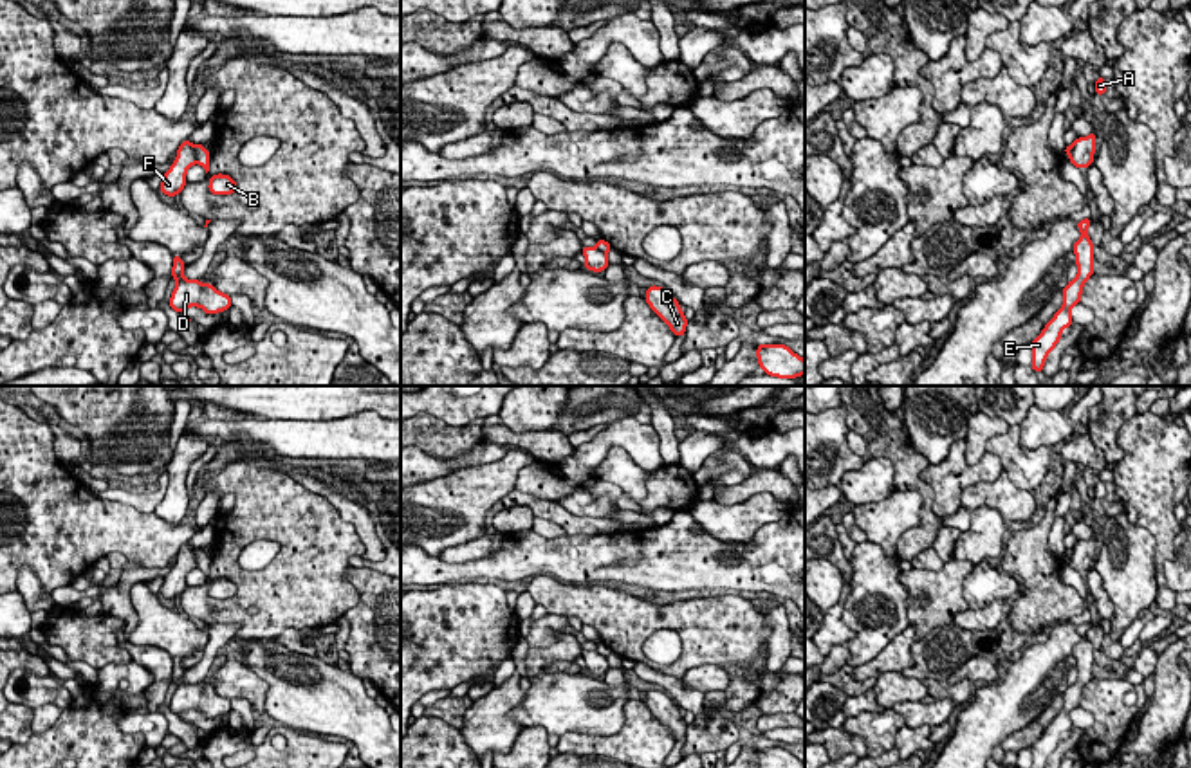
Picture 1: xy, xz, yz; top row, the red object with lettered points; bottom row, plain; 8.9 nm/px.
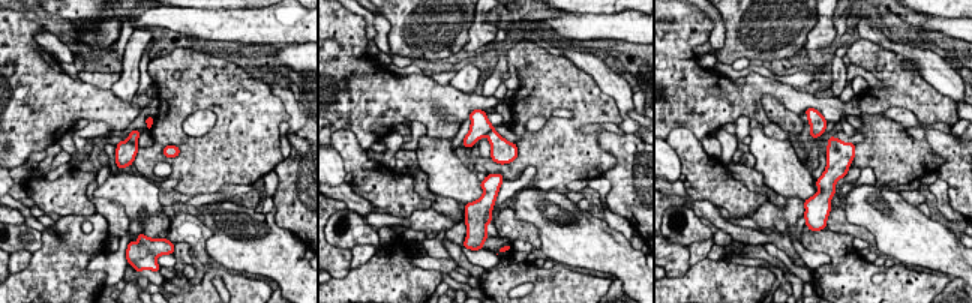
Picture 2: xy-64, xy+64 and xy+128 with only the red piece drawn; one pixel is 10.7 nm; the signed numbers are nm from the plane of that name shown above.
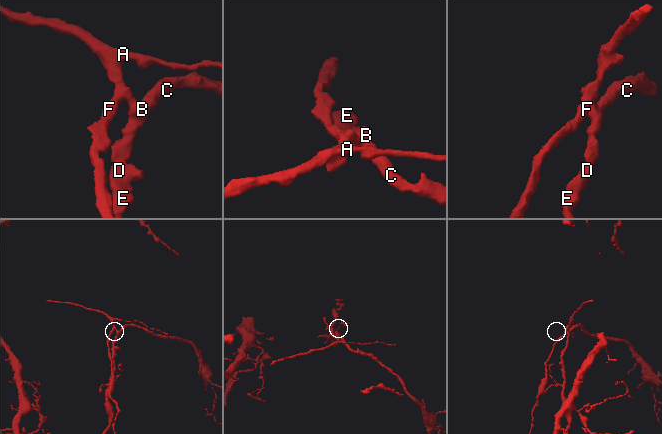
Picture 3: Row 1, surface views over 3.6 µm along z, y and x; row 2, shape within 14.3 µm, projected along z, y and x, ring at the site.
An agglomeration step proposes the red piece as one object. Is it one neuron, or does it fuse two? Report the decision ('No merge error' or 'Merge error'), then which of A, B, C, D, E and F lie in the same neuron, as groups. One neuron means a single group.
Merge error. Groups: A F / B C D E

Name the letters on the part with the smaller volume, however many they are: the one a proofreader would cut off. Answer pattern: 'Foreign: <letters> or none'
Foreign: A, F

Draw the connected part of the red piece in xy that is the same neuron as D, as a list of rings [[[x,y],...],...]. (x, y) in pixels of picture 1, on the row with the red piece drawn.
[[[173,254],[171,278],[177,279],[177,287],[171,292],[170,306],[179,314],[184,314],[189,306],[200,306],[206,314],[218,314],[231,308],[231,296],[222,294],[215,285],[200,283],[198,279],[184,278],[186,265],[179,254]]]

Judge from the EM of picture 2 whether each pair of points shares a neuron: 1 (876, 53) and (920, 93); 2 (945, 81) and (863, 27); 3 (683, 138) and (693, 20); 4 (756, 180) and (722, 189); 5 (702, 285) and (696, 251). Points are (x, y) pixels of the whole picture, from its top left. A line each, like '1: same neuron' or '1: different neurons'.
1: same neuron
2: same neuron
3: different neurons
4: different neurons
5: different neurons

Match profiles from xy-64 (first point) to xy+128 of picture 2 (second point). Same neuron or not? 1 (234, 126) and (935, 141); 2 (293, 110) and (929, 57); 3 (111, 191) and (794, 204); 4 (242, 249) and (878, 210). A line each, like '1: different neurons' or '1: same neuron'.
1: different neurons
2: same neuron
3: different neurons
4: same neuron

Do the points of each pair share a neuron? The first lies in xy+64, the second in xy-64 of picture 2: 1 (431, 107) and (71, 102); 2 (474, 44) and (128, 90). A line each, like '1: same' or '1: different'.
1: same
2: same

